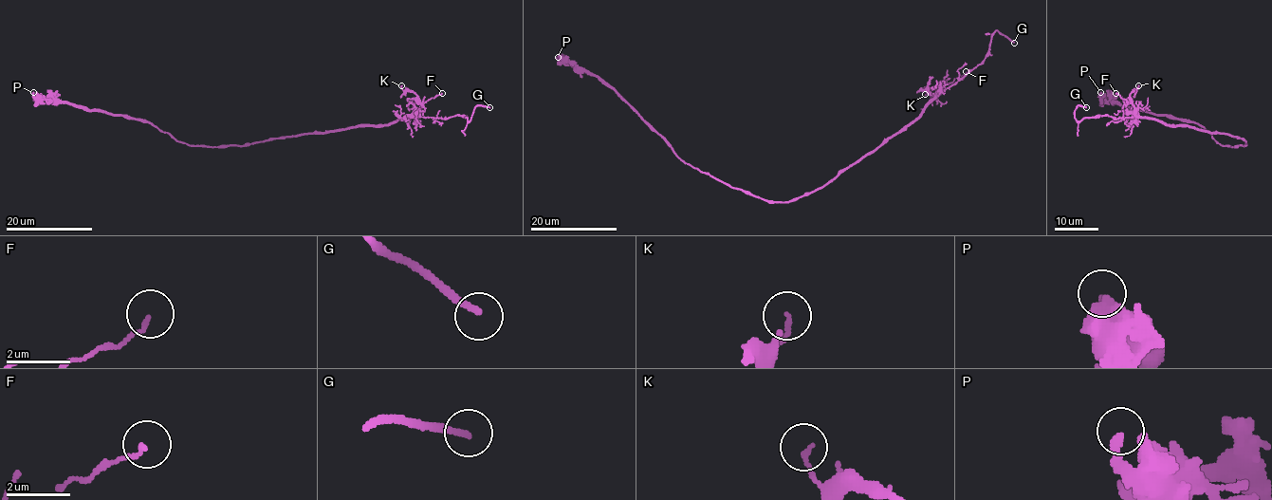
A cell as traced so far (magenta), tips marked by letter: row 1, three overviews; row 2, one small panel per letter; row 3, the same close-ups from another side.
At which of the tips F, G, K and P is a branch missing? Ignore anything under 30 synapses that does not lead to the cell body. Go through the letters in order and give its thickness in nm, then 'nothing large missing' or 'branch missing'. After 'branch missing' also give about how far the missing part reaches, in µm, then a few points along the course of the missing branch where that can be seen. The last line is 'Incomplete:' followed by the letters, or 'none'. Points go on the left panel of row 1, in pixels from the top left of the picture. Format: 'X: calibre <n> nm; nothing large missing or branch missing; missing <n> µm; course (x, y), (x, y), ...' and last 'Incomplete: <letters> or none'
F: calibre 120 nm; nothing large missing
G: calibre 200 nm; branch missing; missing 30 µm
K: calibre 130 nm; nothing large missing
P: calibre 220 nm; nothing large missing
Incomplete: G

